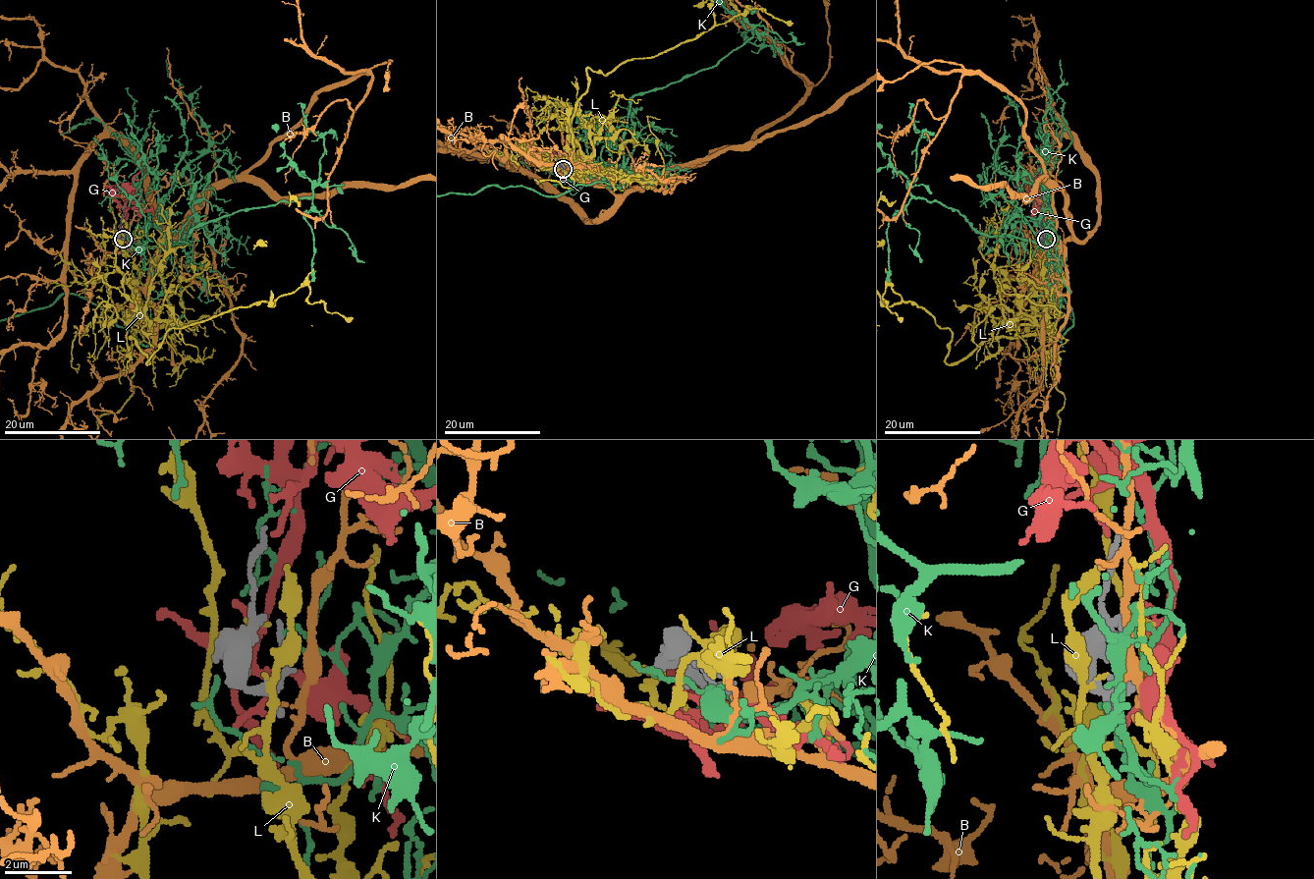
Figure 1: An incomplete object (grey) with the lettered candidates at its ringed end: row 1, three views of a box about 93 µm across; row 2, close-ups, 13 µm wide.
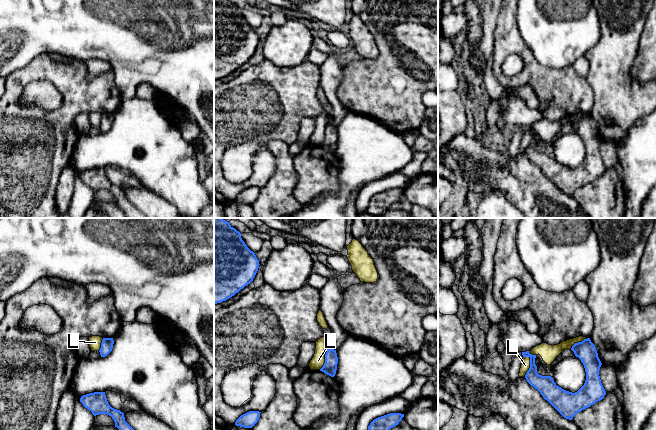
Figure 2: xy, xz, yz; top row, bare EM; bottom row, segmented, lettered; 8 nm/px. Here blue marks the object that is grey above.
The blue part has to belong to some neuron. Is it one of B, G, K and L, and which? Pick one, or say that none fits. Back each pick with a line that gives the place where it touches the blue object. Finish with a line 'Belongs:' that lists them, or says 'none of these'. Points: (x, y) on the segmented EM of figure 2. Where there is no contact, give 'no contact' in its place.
G: no contact
Belongs: G

